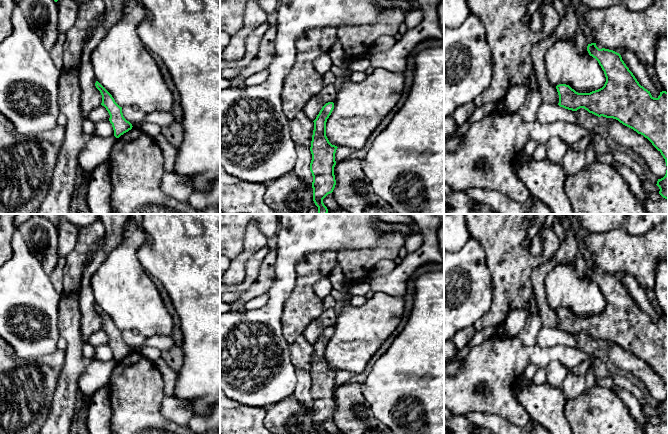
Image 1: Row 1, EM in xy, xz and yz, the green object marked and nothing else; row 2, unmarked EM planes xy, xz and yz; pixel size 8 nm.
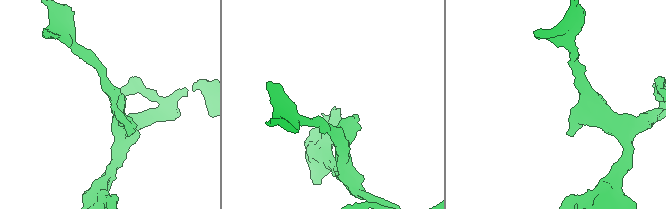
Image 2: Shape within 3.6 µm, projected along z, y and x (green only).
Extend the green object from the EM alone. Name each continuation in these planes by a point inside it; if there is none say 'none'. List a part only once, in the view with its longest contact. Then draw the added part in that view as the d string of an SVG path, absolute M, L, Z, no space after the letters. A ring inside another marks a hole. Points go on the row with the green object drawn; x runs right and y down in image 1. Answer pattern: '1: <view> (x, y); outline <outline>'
none

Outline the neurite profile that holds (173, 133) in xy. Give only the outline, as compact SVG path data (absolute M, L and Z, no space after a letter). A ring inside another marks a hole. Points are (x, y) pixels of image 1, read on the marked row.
M174 121L169 126L162 128L162 135L171 146L178 148L183 141L183 127L181 122Z

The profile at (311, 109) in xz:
M334 84L325 85L320 93L311 98L304 105L302 112L307 118L314 121L322 107L326 103L334 101L336 93L337 91L334 87Z

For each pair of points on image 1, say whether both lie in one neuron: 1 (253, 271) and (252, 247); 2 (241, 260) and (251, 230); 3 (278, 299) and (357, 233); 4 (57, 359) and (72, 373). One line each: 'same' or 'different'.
1: different
2: same
3: same
4: different

